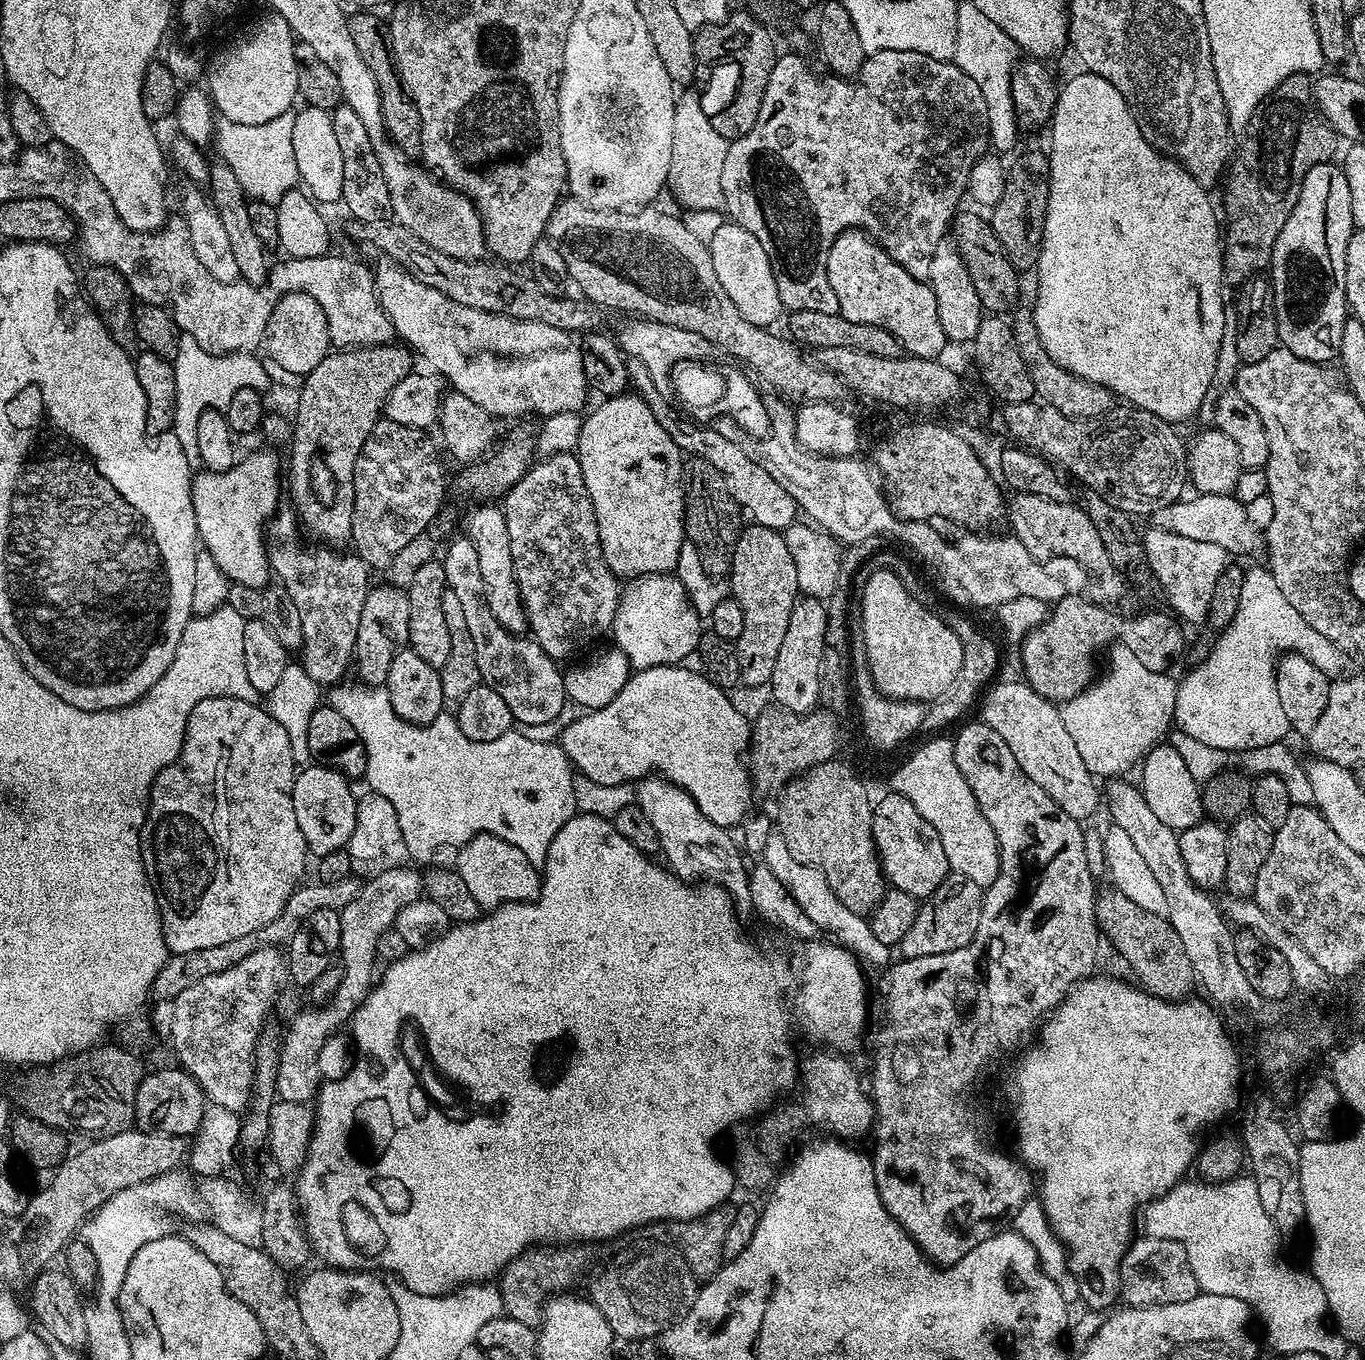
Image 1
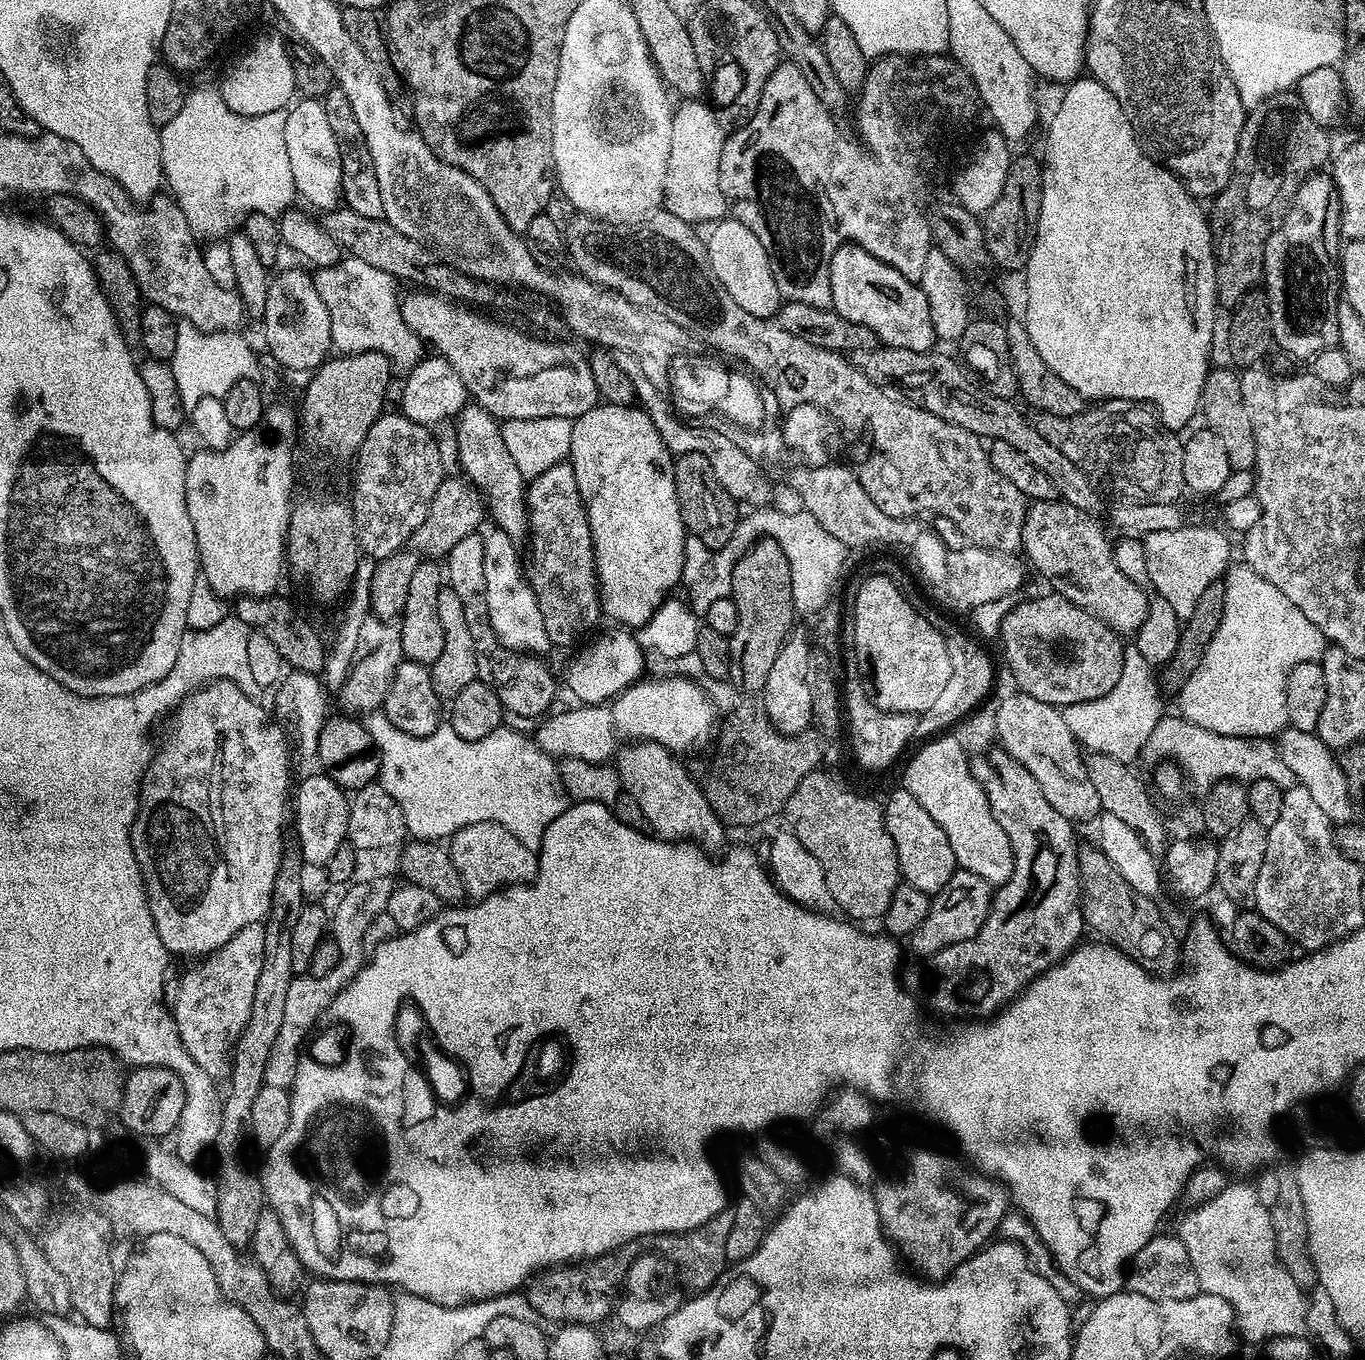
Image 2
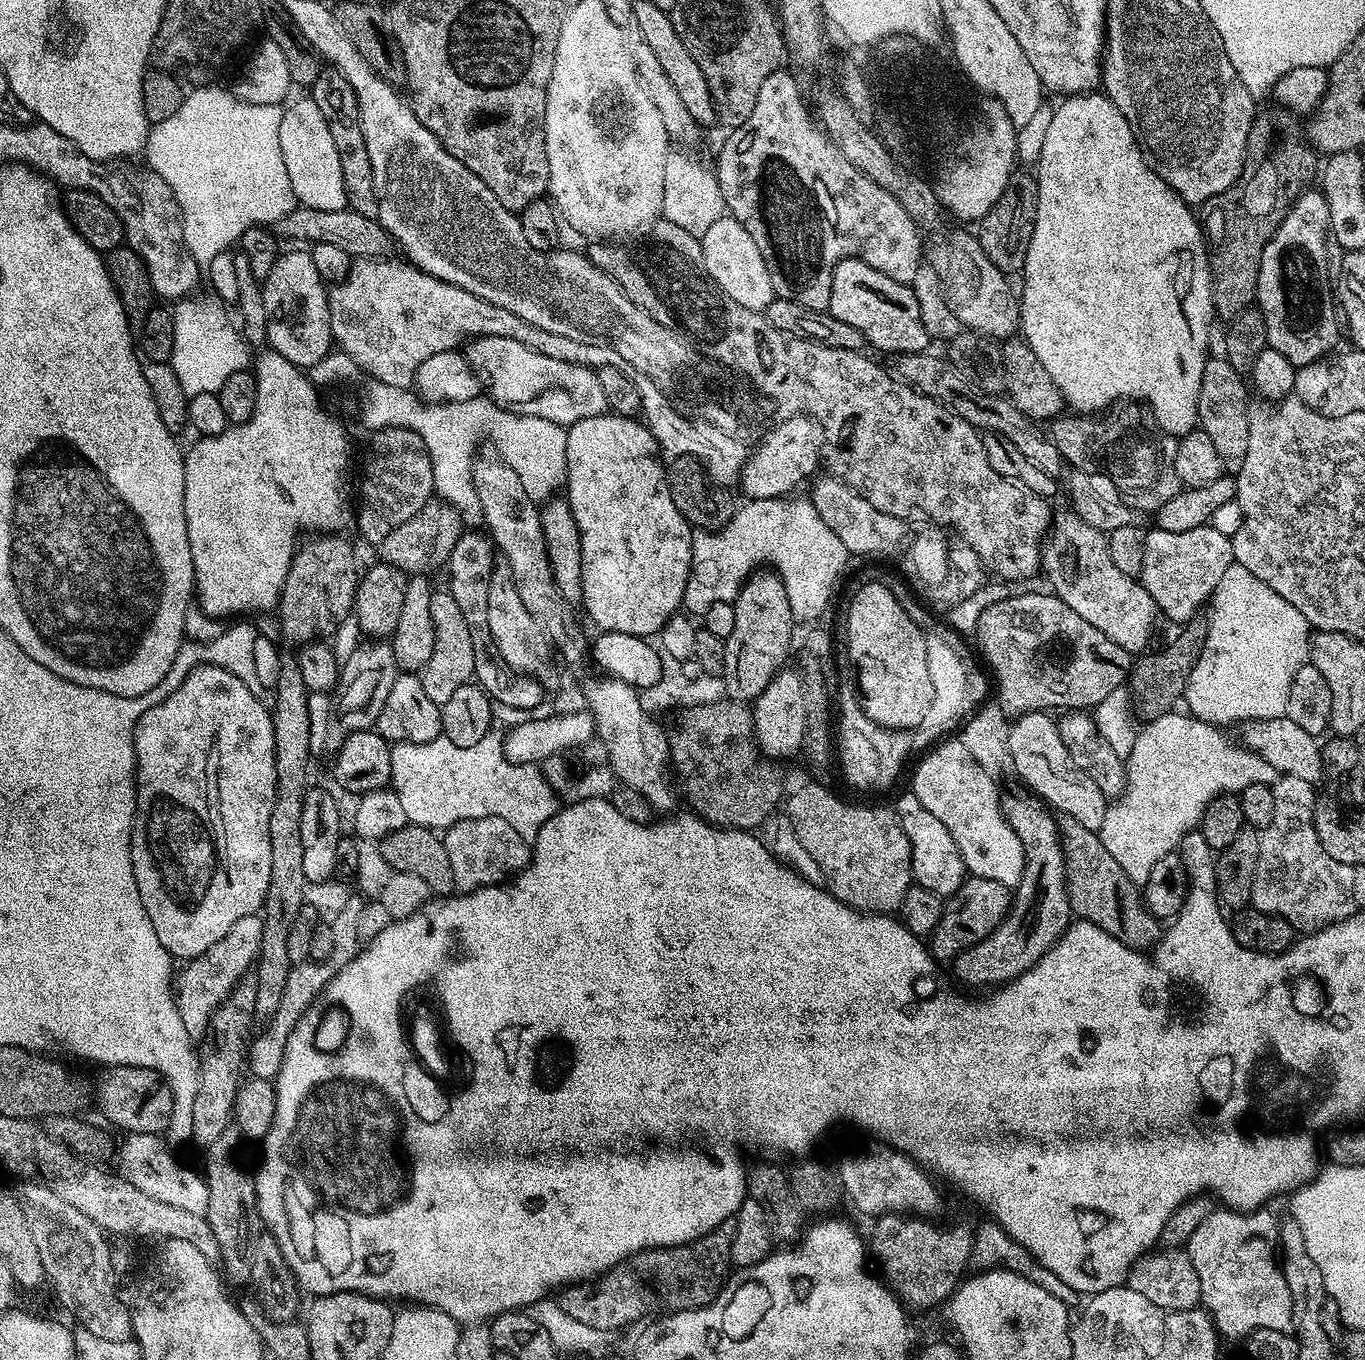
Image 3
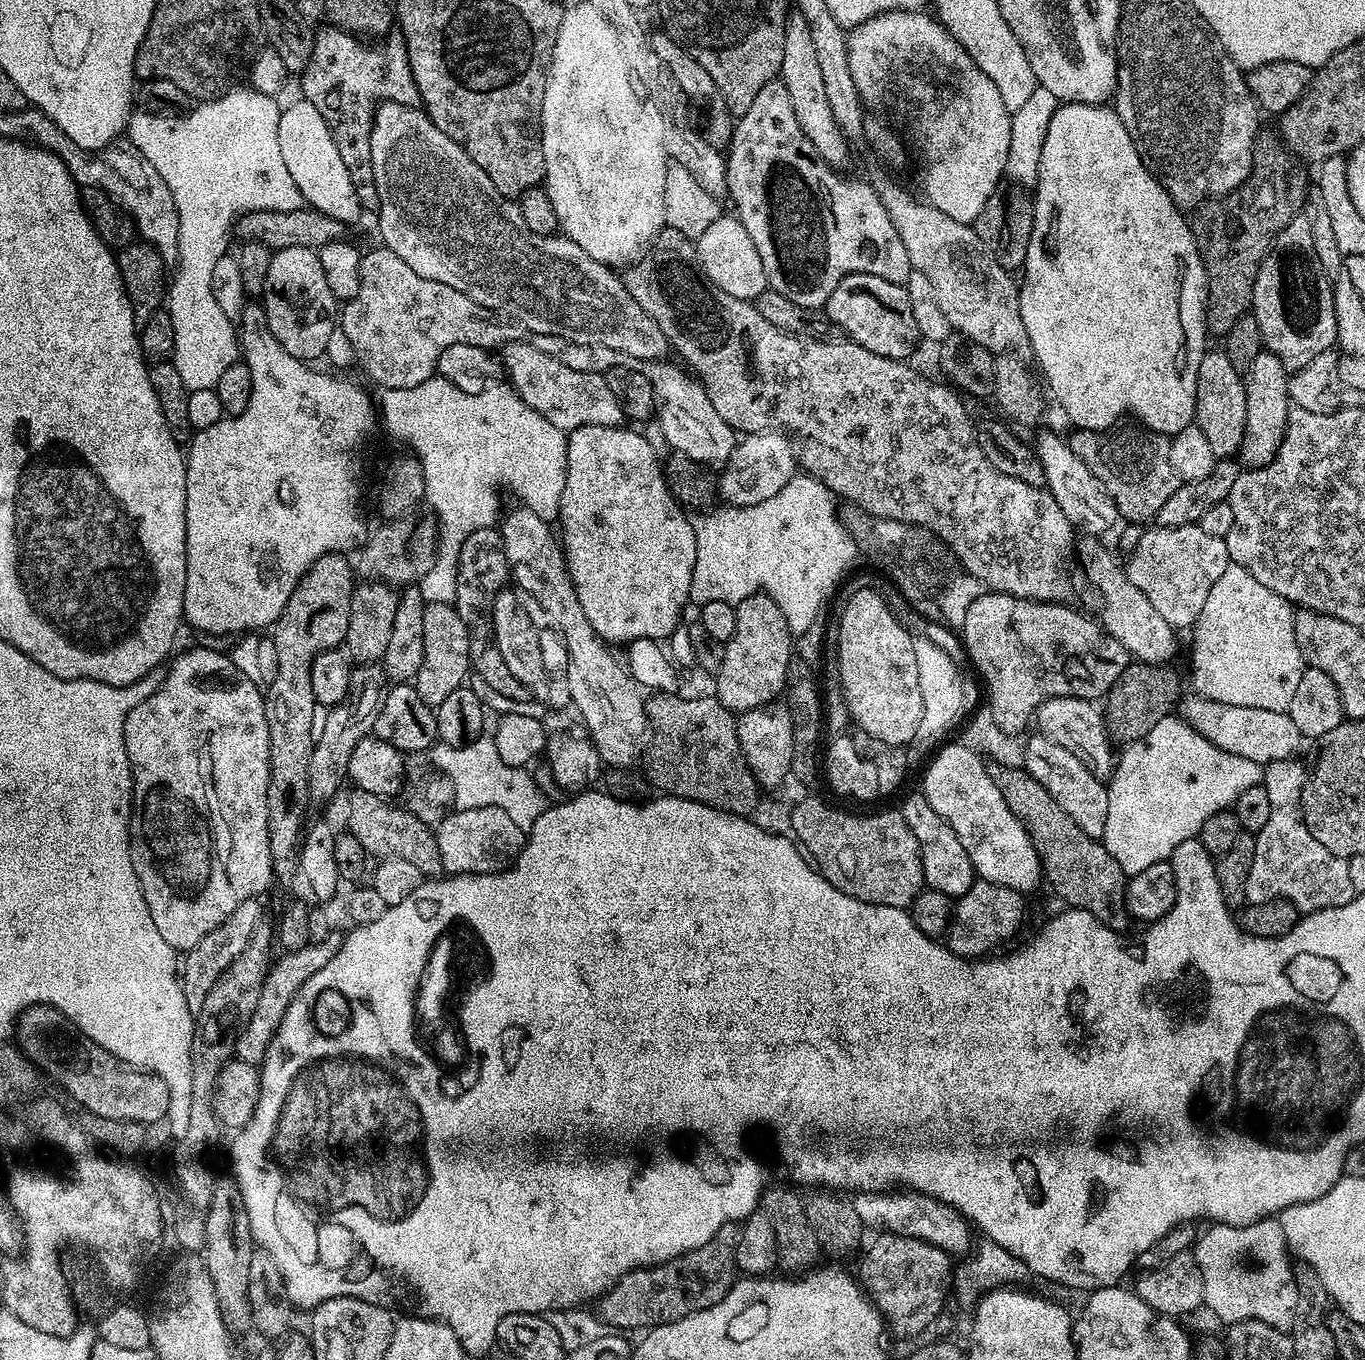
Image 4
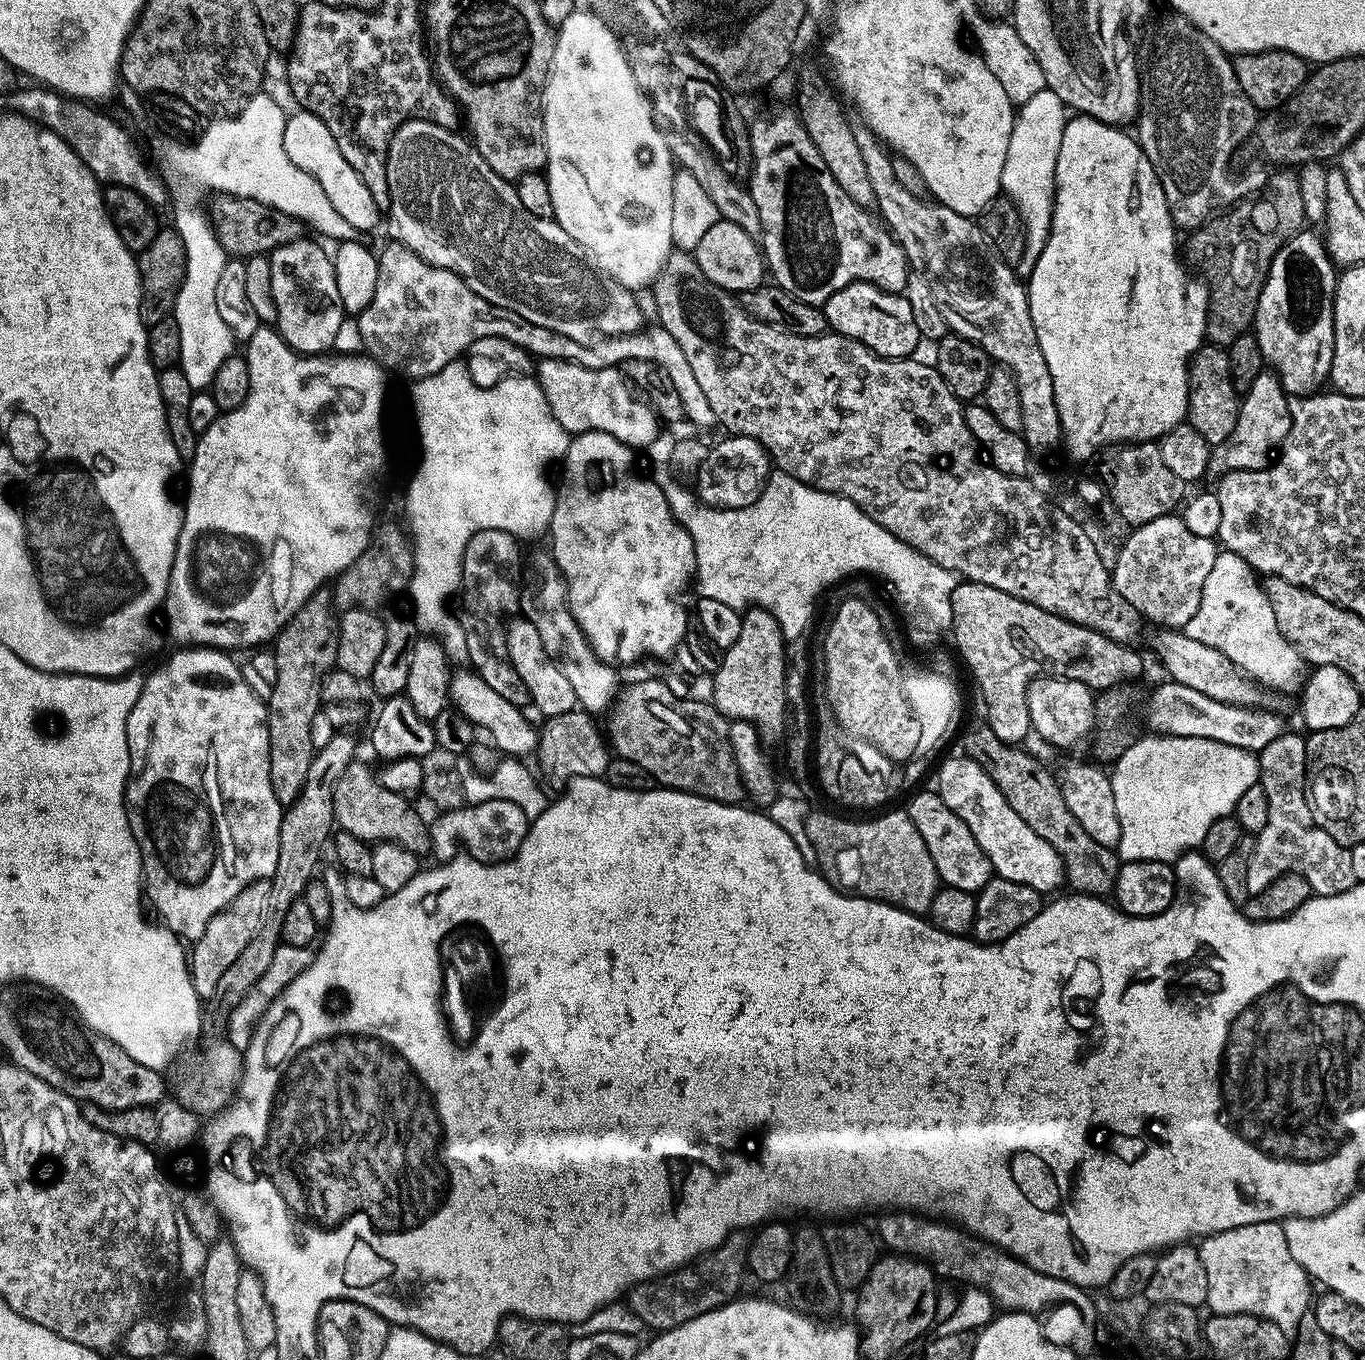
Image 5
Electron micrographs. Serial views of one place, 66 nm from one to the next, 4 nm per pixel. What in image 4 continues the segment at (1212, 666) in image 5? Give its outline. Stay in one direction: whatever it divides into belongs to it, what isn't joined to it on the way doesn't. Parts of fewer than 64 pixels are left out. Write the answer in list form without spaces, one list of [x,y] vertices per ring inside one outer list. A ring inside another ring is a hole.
[[[1081,535],[1075,541],[1074,552],[1080,556],[1084,567],[1084,576],[1092,583],[1096,596],[1100,599],[1098,623],[1105,632],[1109,632],[1122,646],[1126,646],[1129,657],[1142,664],[1168,664],[1176,656],[1177,629],[1171,628],[1151,604],[1150,598],[1130,582],[1125,565],[1112,557],[1112,552],[1103,544],[1104,540],[1095,535]]]

